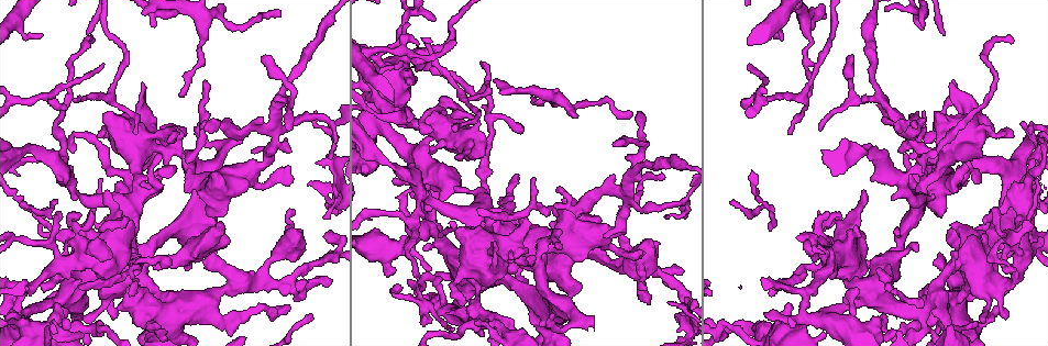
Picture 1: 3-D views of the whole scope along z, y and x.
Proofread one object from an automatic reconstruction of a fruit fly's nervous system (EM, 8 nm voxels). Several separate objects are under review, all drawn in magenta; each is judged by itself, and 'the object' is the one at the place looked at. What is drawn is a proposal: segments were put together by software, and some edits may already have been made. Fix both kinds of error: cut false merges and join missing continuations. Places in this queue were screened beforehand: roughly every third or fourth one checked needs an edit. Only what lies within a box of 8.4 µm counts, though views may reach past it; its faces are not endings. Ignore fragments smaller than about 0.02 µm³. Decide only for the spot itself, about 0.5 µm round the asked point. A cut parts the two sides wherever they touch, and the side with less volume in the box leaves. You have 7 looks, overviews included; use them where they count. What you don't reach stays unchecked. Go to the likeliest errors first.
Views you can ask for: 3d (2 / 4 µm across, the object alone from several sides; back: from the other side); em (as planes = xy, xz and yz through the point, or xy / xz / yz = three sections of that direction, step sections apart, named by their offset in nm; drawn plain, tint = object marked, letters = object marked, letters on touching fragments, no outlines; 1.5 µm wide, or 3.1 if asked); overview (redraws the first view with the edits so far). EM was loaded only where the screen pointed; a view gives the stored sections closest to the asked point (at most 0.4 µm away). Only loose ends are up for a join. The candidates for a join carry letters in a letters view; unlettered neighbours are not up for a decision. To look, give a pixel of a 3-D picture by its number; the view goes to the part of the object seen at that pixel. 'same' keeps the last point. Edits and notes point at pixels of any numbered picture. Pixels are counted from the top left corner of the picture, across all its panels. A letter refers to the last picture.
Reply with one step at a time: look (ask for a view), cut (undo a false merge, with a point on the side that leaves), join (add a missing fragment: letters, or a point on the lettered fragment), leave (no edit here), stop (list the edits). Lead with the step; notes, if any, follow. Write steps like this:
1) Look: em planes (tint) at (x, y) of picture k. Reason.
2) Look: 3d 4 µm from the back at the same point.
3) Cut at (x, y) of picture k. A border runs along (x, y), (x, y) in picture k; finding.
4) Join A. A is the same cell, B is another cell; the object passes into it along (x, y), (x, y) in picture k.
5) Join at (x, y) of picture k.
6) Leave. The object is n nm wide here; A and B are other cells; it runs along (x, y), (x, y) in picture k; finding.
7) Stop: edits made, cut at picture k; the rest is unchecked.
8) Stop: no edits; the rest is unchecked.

Look: em planes (letters) at (424, 209) of picture 1. An open end.

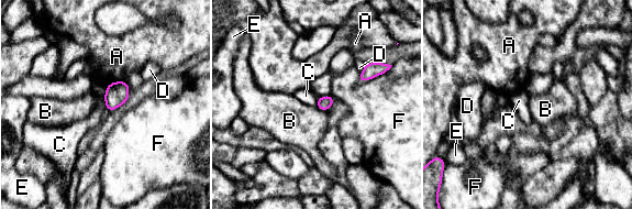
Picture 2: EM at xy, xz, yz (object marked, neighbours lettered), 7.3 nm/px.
Leave. The longest contact is with F, 220 nm; A, B, C, D, E and F are other cells; a border runs along (102, 97), (107, 110) in picture 2; none of them fits.

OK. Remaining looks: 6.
Look: 3d 2 µm at (1011, 236) of picture 1. Sharp bend.

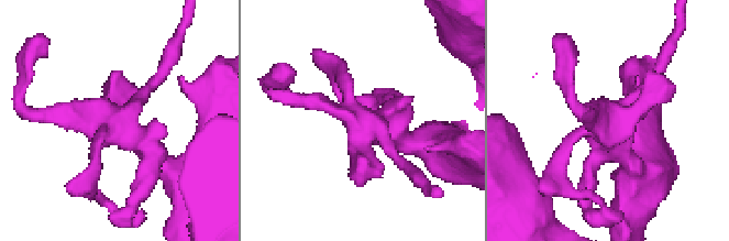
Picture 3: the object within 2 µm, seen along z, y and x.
Look: em planes (letters) at (370, 126) of picture 3.

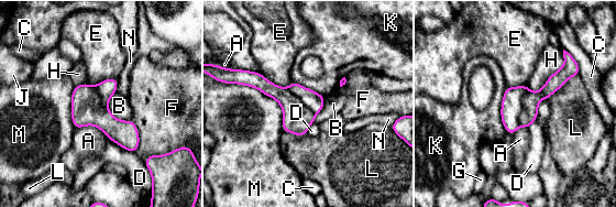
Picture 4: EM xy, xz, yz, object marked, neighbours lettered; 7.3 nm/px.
Leave. A, B, C, D, E, F, G, H, J, K, L, M and N are other cells; a border runs along (116, 91), (108, 110), (131, 120) in picture 4; one cell here.

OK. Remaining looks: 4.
Look: em yz step 4 (tint) at (135, 133) of picture 1. Thin end.

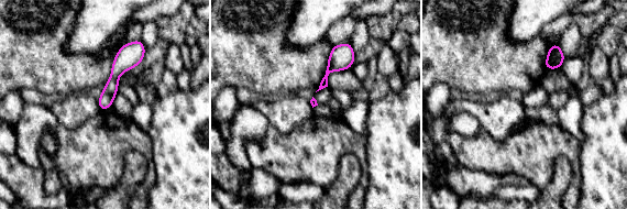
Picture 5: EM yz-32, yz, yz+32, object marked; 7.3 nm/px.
Look: em planes (letters) at the same point. Cut it another way.

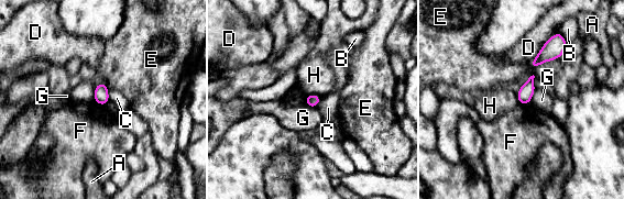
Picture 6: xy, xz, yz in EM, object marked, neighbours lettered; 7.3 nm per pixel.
Leave. A, B, C, D, E, F, G and H are other cells; a border runs along (518, 102), (529, 103) in picture 6; none of them fits.

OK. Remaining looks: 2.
Stop: no edits; the rest is unchecked.

